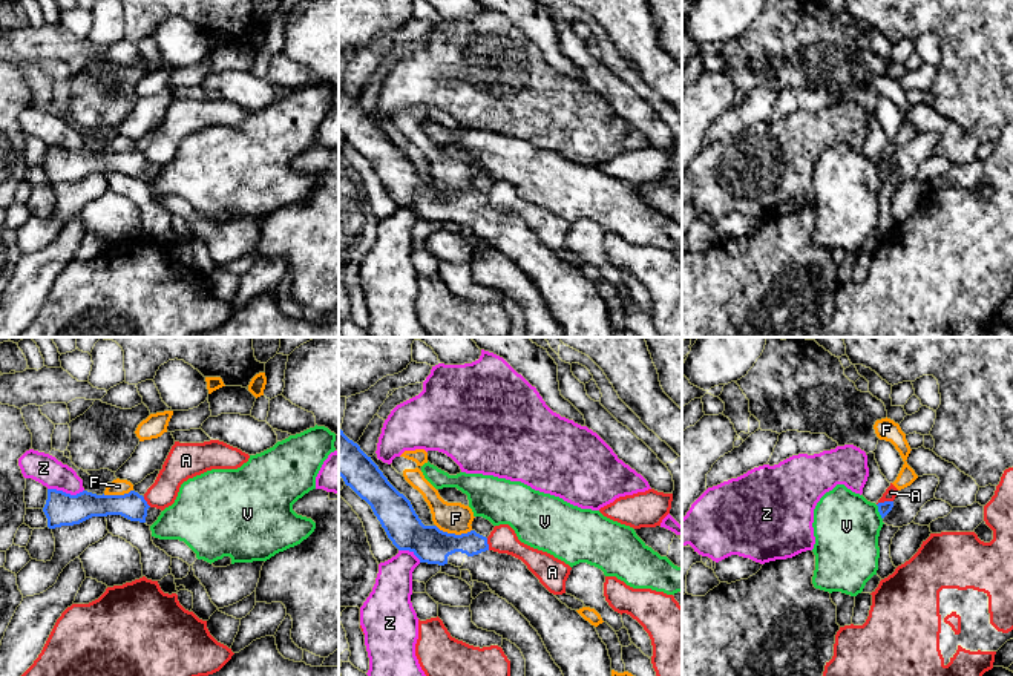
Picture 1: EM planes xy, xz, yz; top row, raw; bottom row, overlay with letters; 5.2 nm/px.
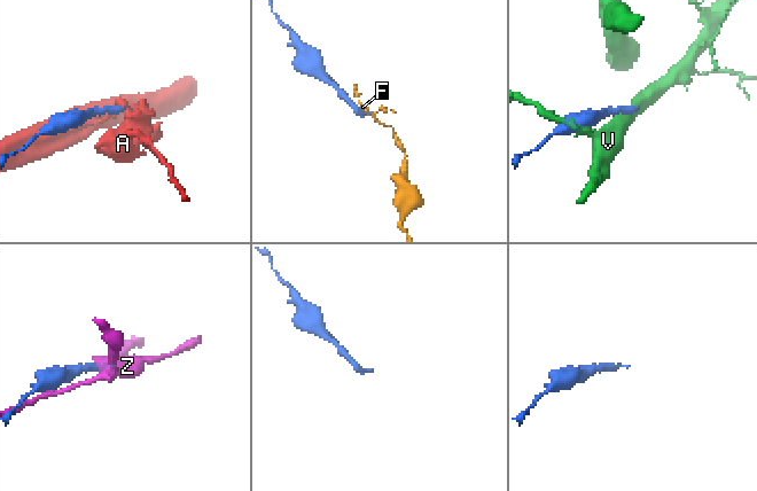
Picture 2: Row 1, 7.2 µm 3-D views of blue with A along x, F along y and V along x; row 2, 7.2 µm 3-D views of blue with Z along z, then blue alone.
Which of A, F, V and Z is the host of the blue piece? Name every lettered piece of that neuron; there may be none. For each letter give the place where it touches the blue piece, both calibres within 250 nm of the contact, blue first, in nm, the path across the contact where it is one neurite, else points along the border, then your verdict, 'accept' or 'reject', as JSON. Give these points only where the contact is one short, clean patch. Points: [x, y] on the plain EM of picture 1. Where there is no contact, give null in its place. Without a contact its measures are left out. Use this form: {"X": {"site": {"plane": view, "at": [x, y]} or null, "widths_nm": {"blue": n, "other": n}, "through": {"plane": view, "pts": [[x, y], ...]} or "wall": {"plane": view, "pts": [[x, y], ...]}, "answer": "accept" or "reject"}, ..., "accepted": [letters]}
{"A": {"site": {"plane": "yz", "at": [885, 158]}, "widths_nm": {"blue": 70, "other": 70}, "wall": {"plane": "yz", "pts": [[892, 157], [877, 161]]}, "answer": "reject"}, "F": {"site": {"plane": "xz", "at": [454, 190]}, "widths_nm": {"blue": 190, "other": 160}, "wall": {"plane": "xz", "pts": [[436, 181], [443, 187], [455, 190], [471, 187]]}, "answer": "reject"}, "V": {"site": {"plane": "yz", "at": [878, 167]}, "widths_nm": {"blue": 70, "other": 360}, "answer": "reject"}, "Z": {"site": {"plane": "xy", "at": [65, 149]}, "widths_nm": {"blue": 180, "other": 160}, "answer": "reject"}, "accepted": []}

